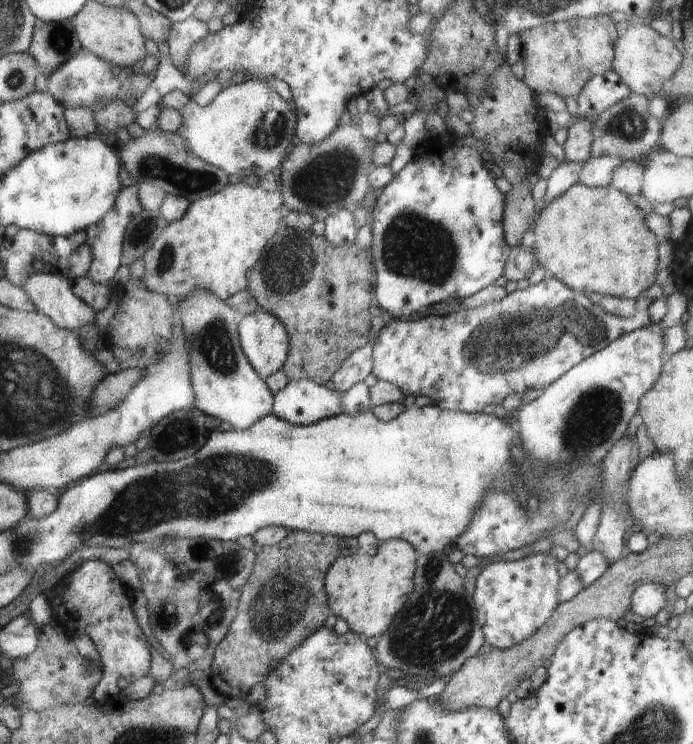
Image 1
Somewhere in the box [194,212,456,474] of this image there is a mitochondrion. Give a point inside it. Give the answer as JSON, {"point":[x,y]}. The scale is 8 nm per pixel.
{"point":[290,263]}

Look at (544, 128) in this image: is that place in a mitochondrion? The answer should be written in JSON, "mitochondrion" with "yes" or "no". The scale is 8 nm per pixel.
{"mitochondrion":"no"}

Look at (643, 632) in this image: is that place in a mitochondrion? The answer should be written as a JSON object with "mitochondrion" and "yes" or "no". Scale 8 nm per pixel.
{"mitochondrion":"no"}

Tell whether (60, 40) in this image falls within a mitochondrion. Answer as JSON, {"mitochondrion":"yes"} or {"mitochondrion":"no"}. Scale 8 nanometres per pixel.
{"mitochondrion":"yes"}

